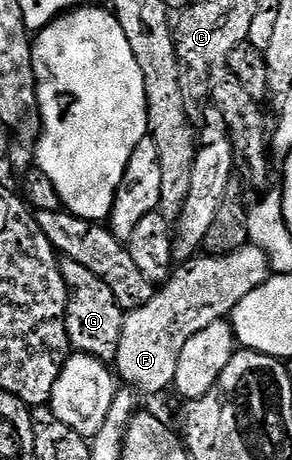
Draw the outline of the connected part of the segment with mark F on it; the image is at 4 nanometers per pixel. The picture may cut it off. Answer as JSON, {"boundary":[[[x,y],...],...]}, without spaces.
{"boundary":[[[250,243],[226,255],[199,255],[182,262],[156,288],[153,299],[149,299],[145,307],[137,307],[124,316],[113,362],[118,378],[149,395],[169,389],[174,384],[177,359],[181,359],[185,343],[189,343],[197,331],[205,331],[209,323],[230,318],[237,303],[241,303],[249,291],[264,285],[272,273],[267,252]]]}

